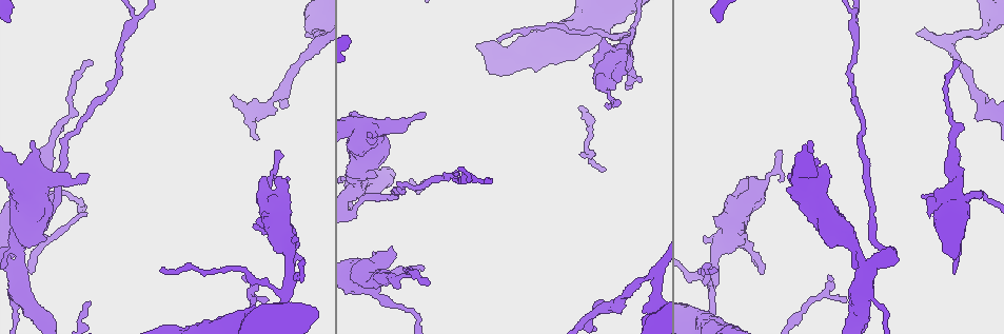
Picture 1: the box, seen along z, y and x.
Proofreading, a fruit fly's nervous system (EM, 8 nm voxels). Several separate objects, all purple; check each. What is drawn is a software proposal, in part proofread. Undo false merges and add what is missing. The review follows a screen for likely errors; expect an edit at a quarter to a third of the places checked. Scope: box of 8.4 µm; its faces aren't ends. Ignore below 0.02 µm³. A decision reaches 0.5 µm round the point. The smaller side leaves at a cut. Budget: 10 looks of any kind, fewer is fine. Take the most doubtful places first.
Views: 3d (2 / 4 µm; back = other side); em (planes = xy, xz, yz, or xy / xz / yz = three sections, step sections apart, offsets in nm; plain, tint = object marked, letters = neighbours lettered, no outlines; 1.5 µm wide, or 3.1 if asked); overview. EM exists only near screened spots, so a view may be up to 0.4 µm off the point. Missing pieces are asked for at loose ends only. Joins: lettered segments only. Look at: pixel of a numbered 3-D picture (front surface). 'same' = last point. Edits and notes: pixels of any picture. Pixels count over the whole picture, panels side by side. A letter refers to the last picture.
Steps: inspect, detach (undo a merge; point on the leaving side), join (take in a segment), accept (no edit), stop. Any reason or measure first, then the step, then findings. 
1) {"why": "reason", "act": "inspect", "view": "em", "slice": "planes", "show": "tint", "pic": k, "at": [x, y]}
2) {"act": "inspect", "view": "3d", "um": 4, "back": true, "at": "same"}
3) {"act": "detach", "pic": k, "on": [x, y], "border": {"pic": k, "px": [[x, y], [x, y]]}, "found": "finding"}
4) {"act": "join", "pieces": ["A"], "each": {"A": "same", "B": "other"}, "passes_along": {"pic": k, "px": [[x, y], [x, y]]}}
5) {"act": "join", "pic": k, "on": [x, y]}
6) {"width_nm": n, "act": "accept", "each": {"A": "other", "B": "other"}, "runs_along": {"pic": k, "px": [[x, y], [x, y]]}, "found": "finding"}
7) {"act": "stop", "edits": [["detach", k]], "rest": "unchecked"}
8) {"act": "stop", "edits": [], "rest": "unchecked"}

{"why": "branch stops here", "act": "inspect", "view": "em", "slice": "planes", "show": "letters", "pic": 1, "at": [391, 247]}

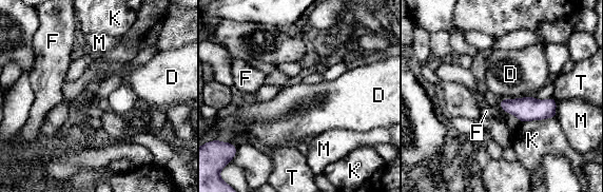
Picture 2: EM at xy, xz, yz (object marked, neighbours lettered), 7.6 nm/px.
{"act": "accept", "each": {"D": "other", "F": "other", "K": "other", "M": "other", "T": "other"}, "found": "no lettered segment goes on from it"}

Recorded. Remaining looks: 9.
{"why": "calibre changes", "act": "inspect", "view": "3d", "um": 4, "pic": 1, "at": [713, 294]}

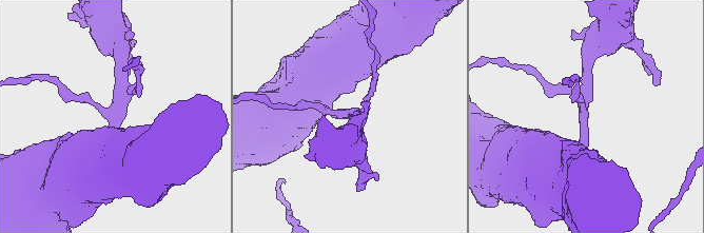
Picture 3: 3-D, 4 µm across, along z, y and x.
{"arms": 4, "act": "inspect", "view": "em", "slice": "planes", "show": "tint", "pic": 3, "at": [583, 113]}

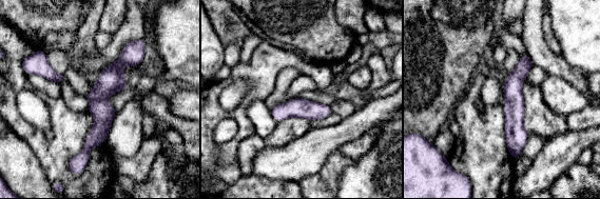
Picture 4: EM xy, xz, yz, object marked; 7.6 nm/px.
{"act": "inspect", "view": "em", "slice": "planes", "show": "letters", "at": "same"}

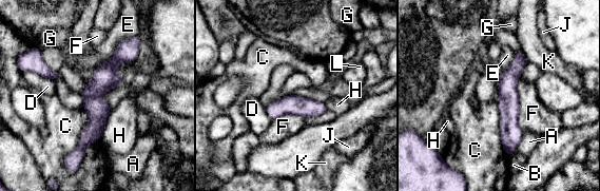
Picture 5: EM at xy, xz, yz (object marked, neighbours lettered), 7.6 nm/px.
{"act": "accept", "each": {"A": "other", "B": "other", "C": "other", "D": "other", "E": "other", "F": "other", "G": "other", "H": "other", "J": "other", "K": "other", "L": "other"}, "border": {"pic": 5, "px": [[521, 74], [518, 100], [523, 132]]}, "found": "all the same neuron"}

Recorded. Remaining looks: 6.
{"why": "branch stops here", "act": "inspect", "view": "3d", "um": 4, "pic": 1, "at": [29, 273]}

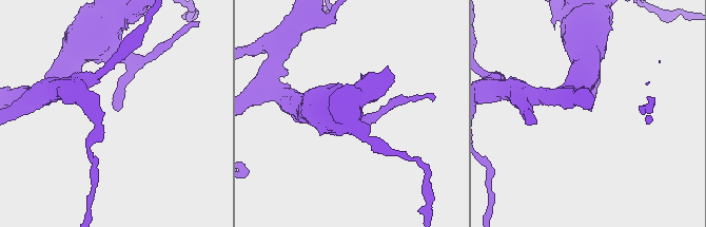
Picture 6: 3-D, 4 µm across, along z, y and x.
{"why": "now the EM", "act": "inspect", "view": "em", "slice": "xy", "step": 8, "show": "tint", "pic": 6, "at": [590, 110]}

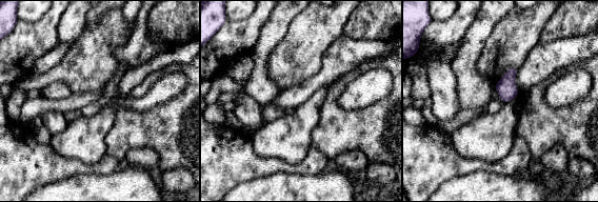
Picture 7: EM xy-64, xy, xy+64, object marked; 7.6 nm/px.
{"why": "cut it another way", "act": "inspect", "view": "em", "slice": "planes", "show": "letters", "at": "same"}

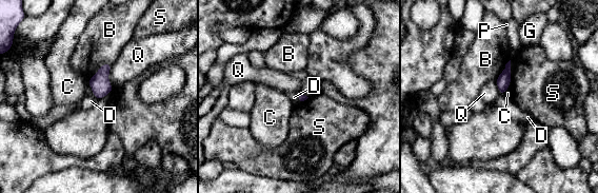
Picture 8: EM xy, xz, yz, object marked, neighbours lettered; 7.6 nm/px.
{"act": "accept", "each": {"B": "other", "C": "other", "D": "other", "G": "other", "P": "other", "Q": "other", "S": "other"}, "border": {"pic": 8, "px": [[511, 60], [511, 83], [509, 85]]}, "found": "none of them fits"}

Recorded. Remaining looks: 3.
{"why": "long arm stops here", "act": "inspect", "view": "em", "slice": "planes", "show": "letters", "pic": 1, "at": [714, 271]}

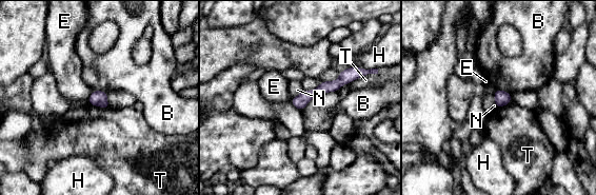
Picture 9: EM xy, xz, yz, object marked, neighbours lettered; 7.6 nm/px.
{"width_nm": 110, "longest_contact_nm": ["T", 150], "act": "accept", "each": {"B": "other", "E": "other", "H": "other", "N": "other", "T": "other"}, "found": "no lettered segment goes on from it"}

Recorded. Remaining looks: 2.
{"act": "stop", "edits": [], "rest": "unchecked"}

